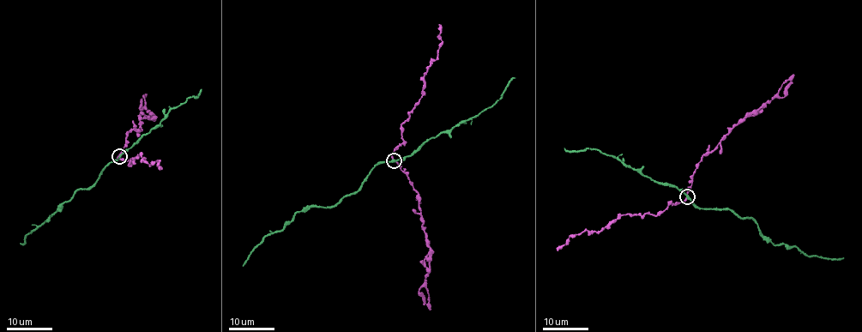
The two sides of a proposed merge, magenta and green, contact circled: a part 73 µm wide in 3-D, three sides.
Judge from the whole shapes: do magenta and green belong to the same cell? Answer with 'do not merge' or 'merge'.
do not merge

